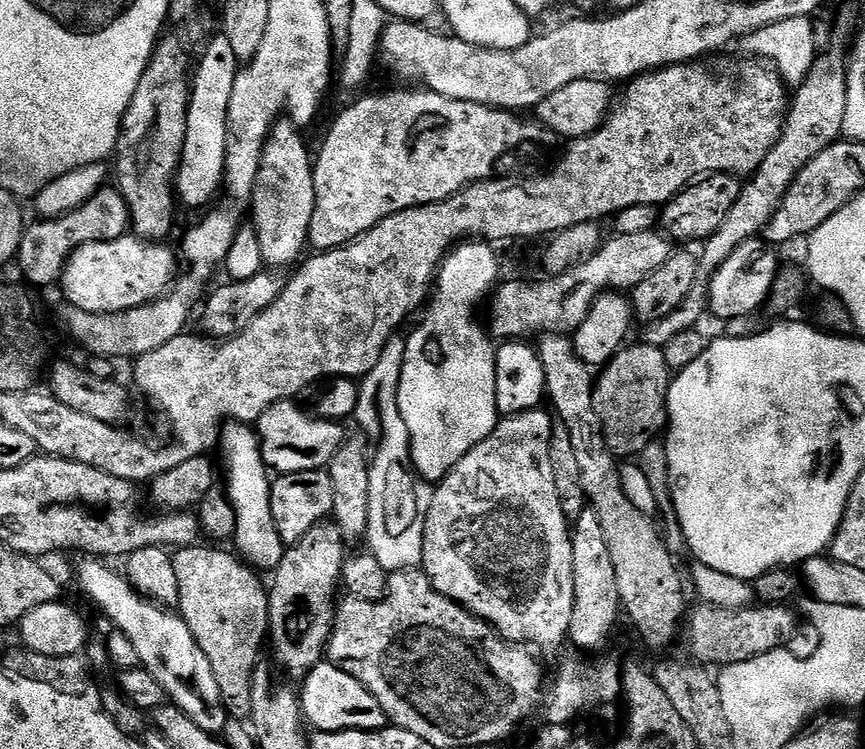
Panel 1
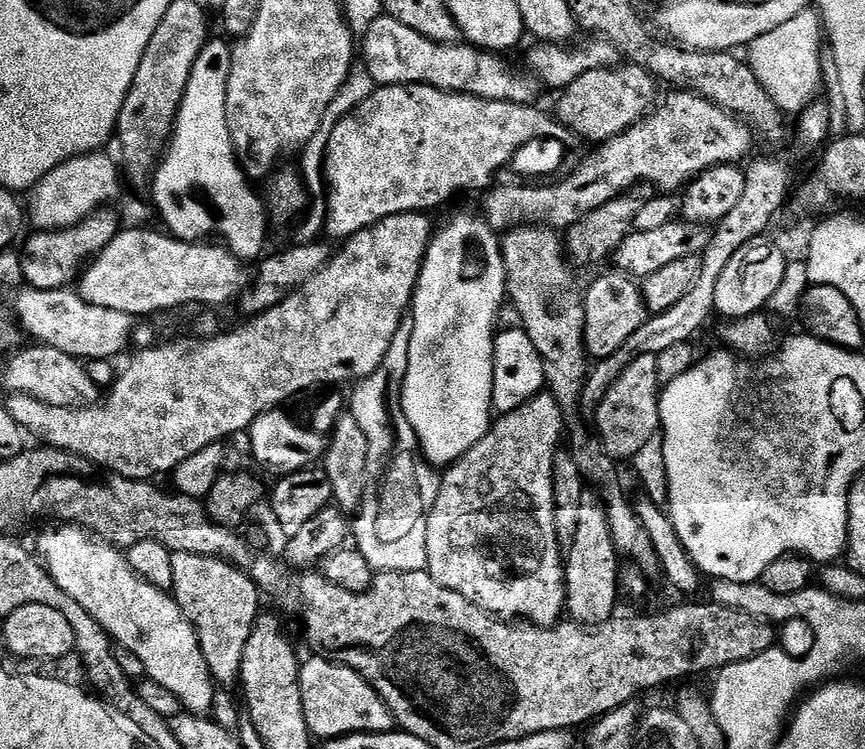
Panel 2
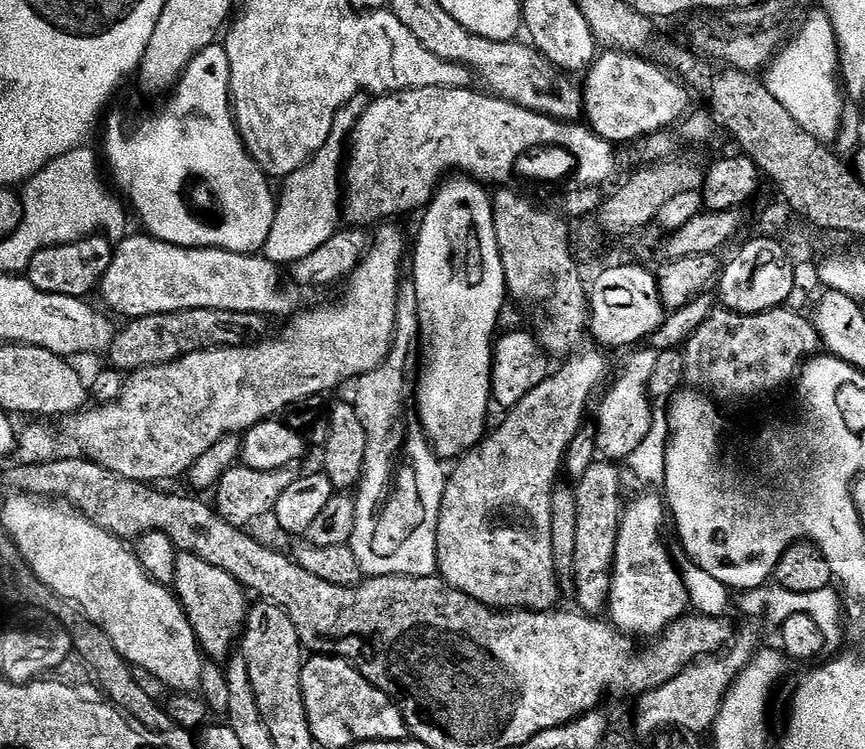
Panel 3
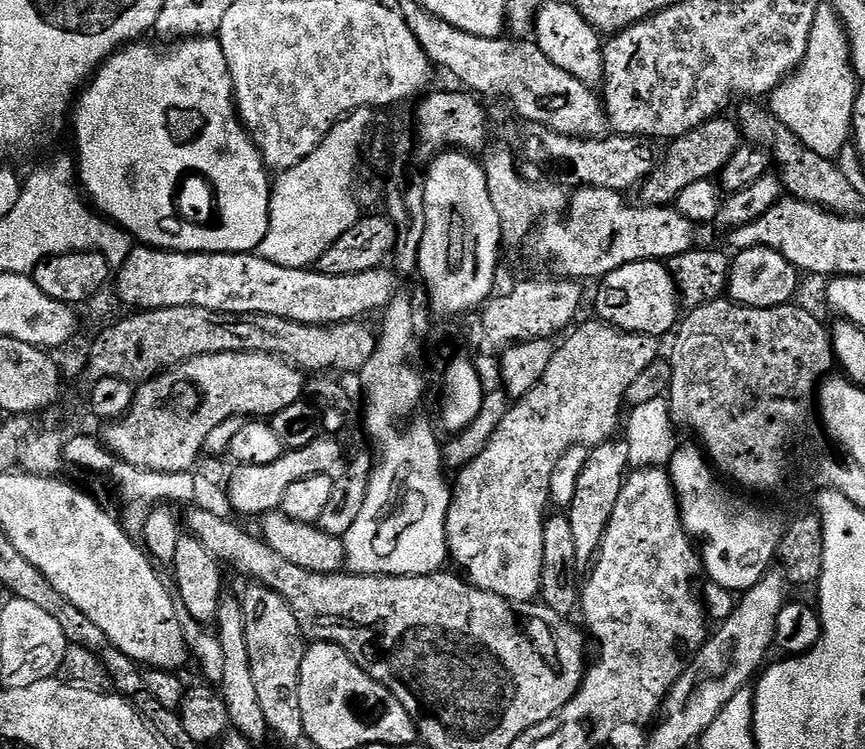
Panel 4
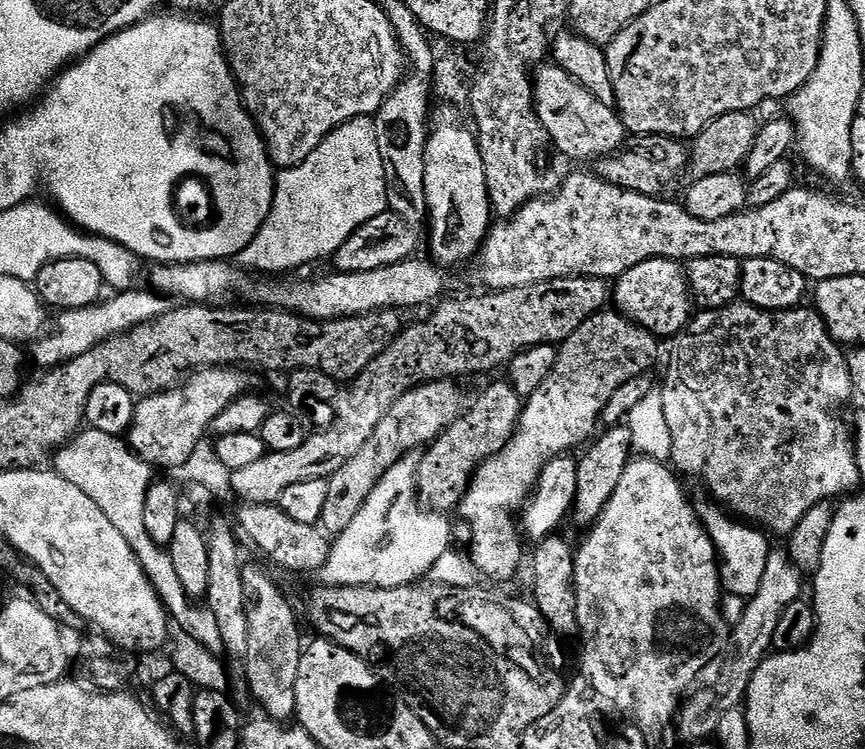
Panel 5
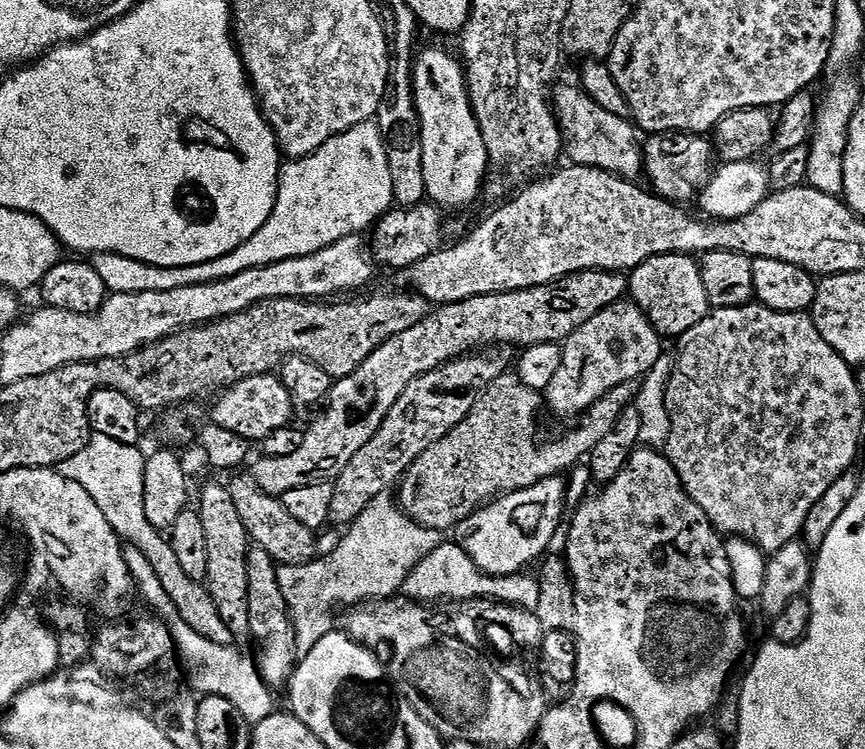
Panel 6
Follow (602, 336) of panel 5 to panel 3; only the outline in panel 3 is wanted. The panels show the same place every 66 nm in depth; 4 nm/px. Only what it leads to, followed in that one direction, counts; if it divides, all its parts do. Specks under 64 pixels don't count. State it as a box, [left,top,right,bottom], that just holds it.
[436,347,608,612]

